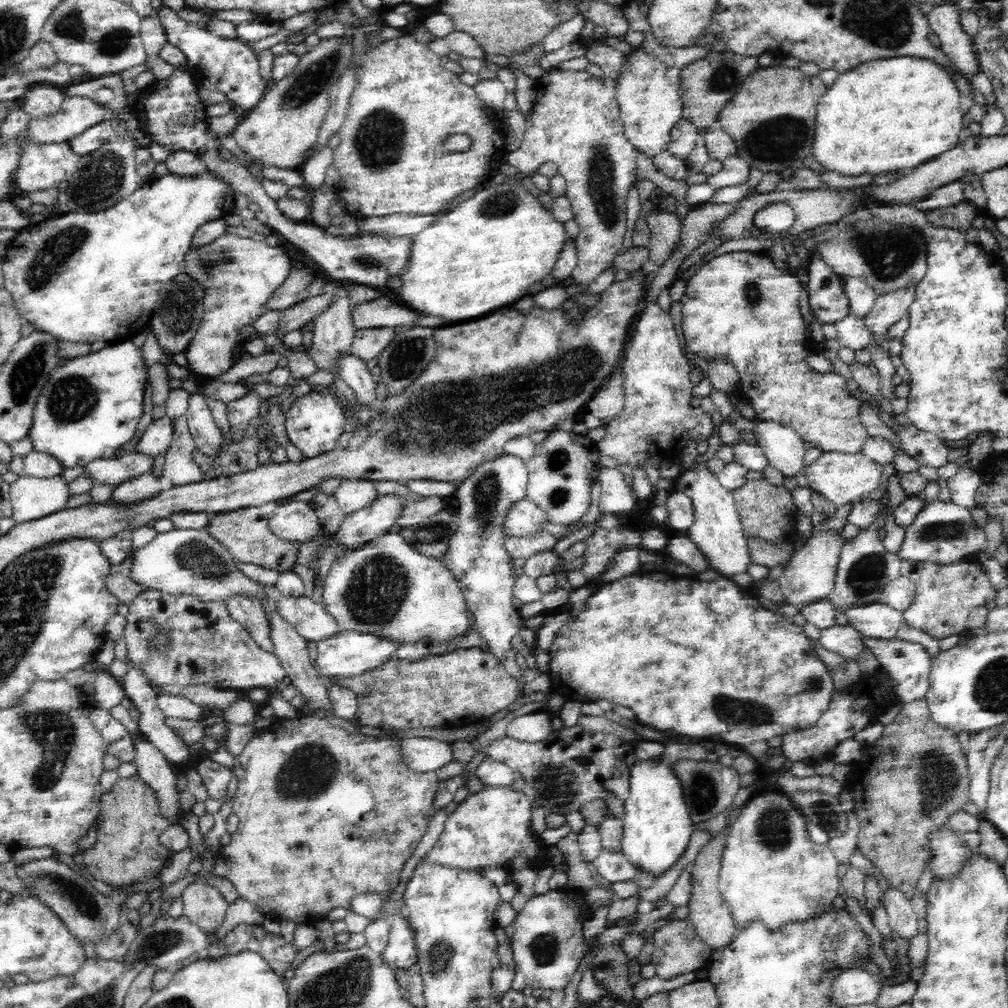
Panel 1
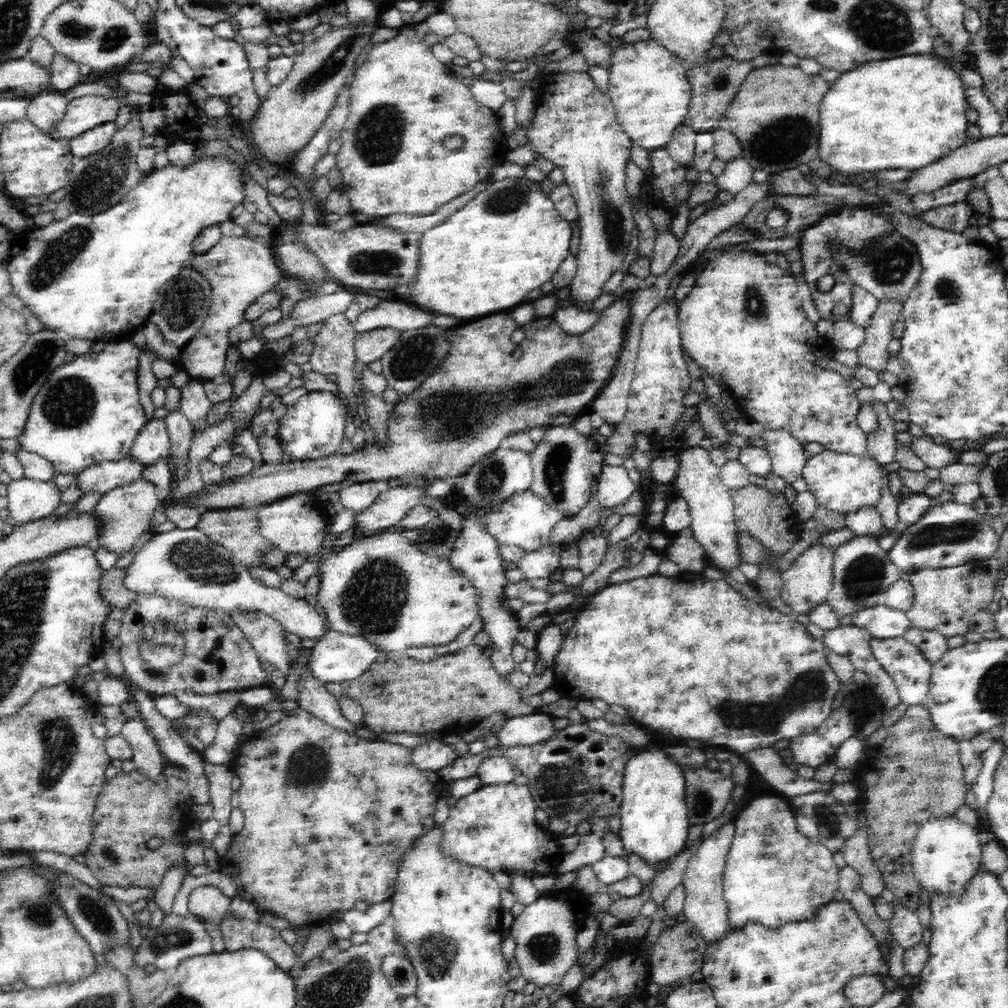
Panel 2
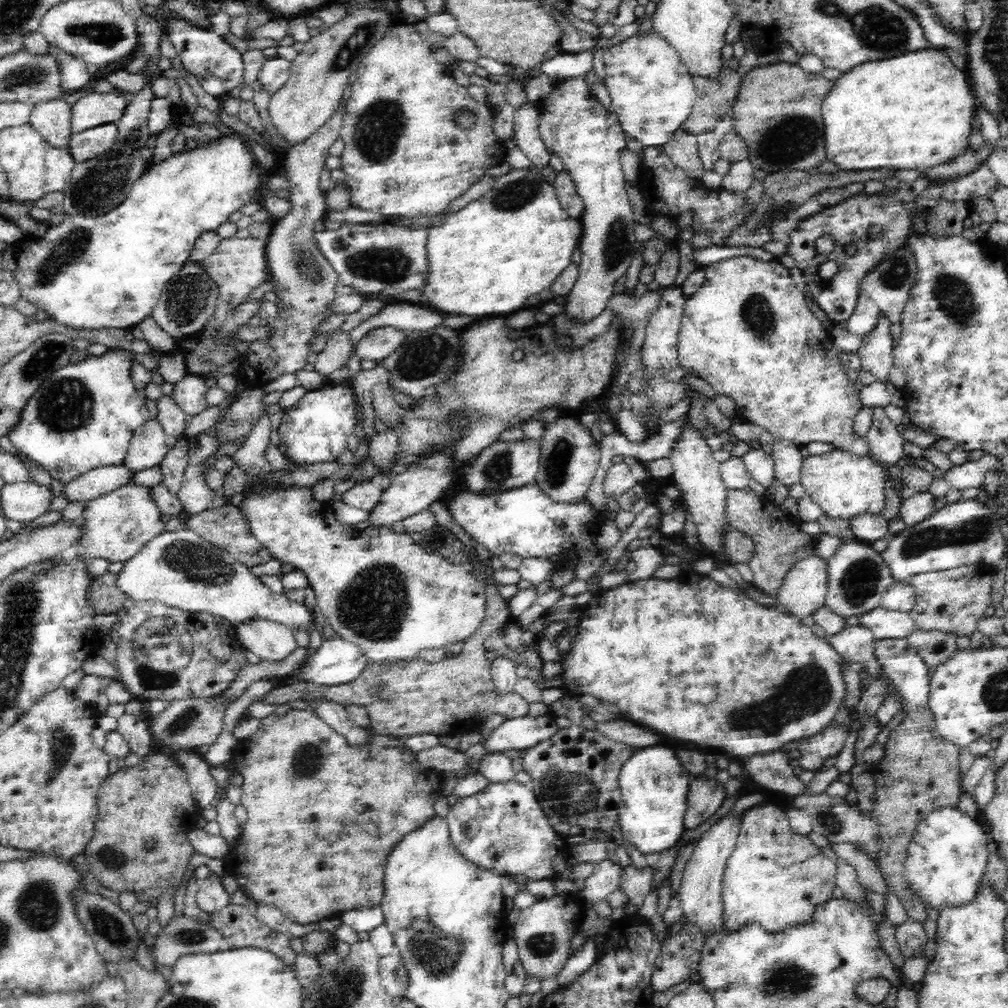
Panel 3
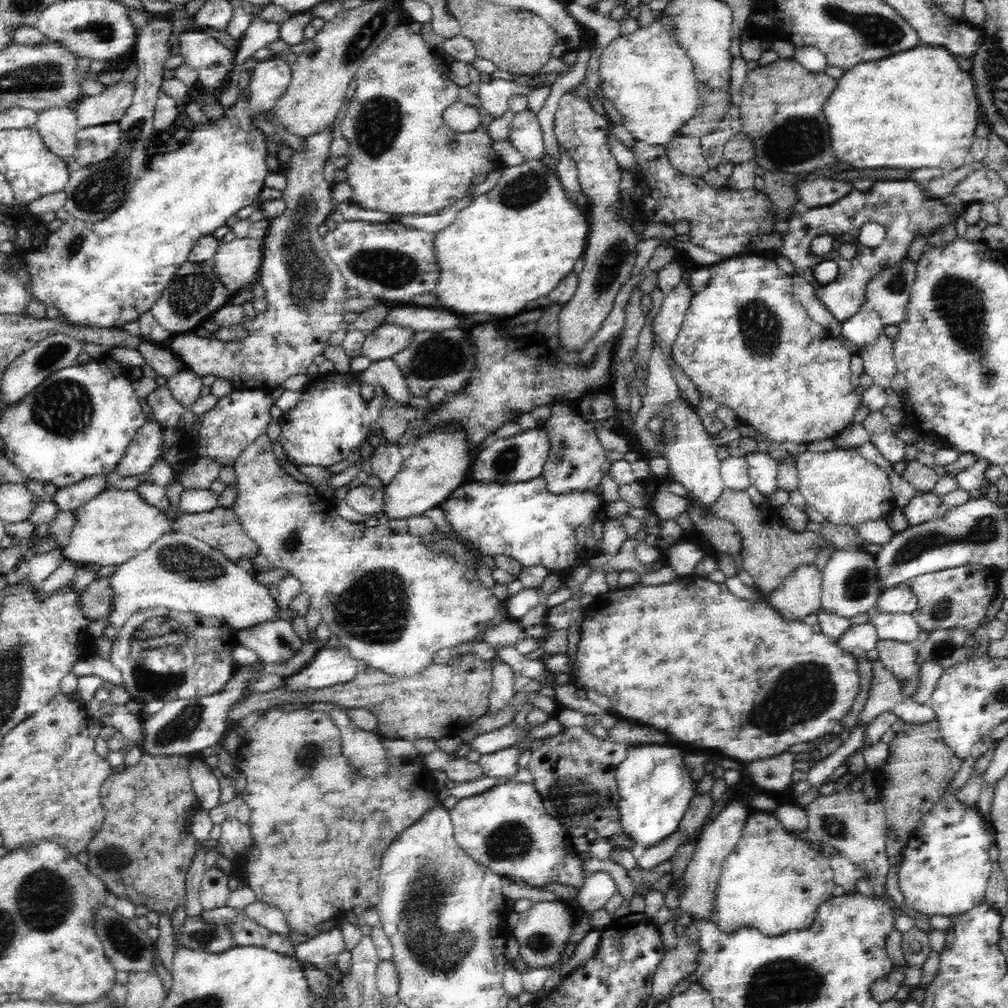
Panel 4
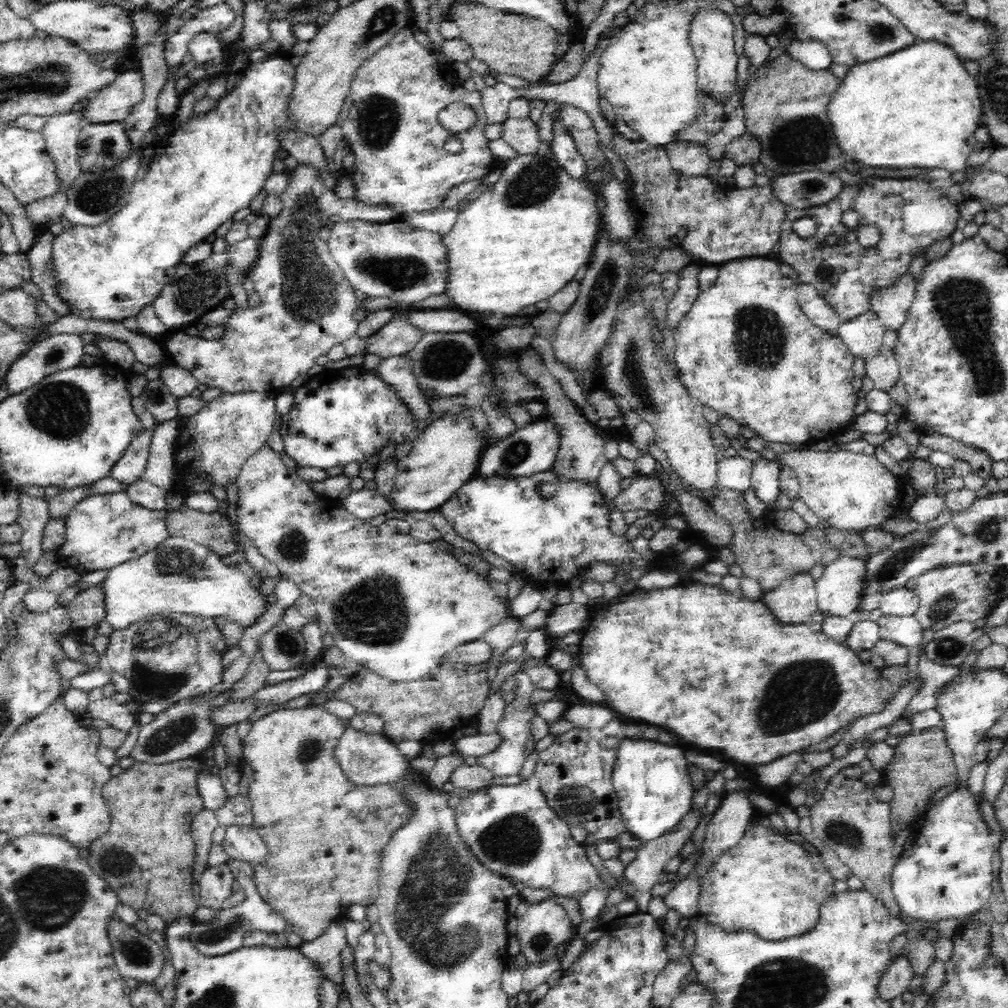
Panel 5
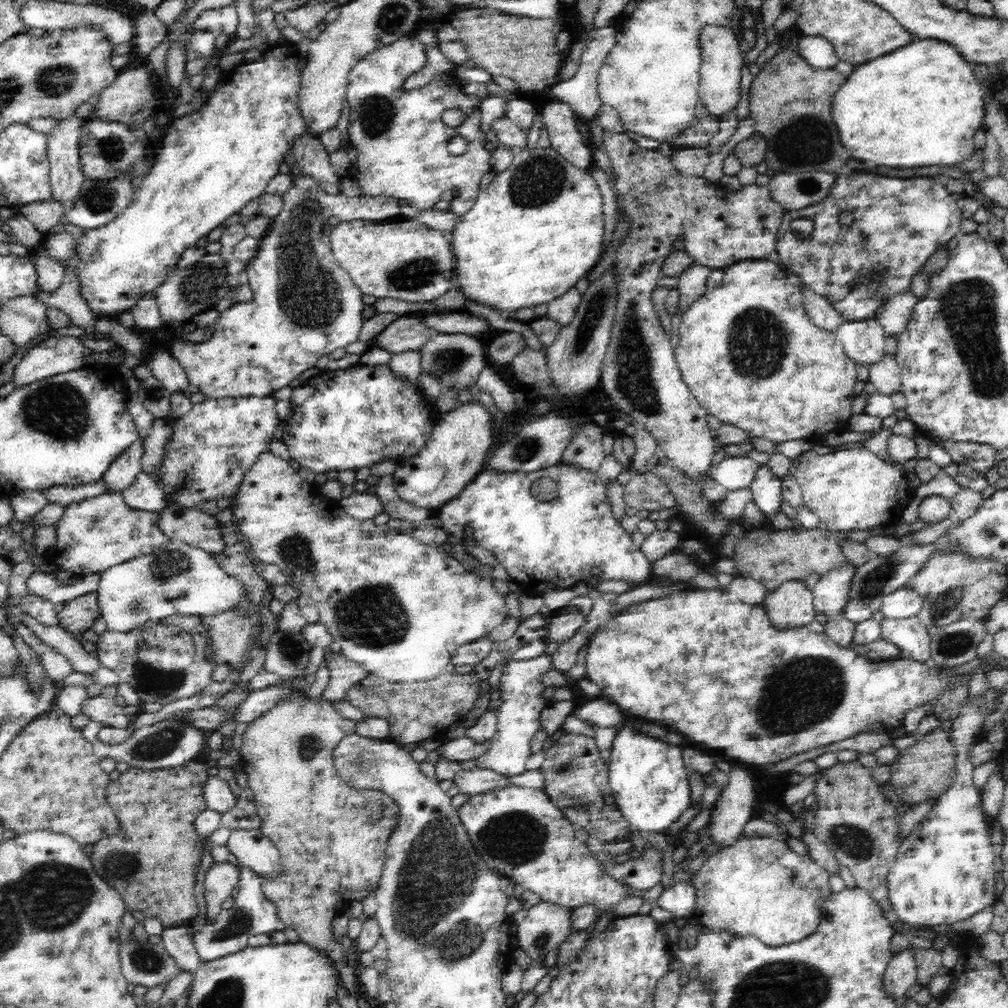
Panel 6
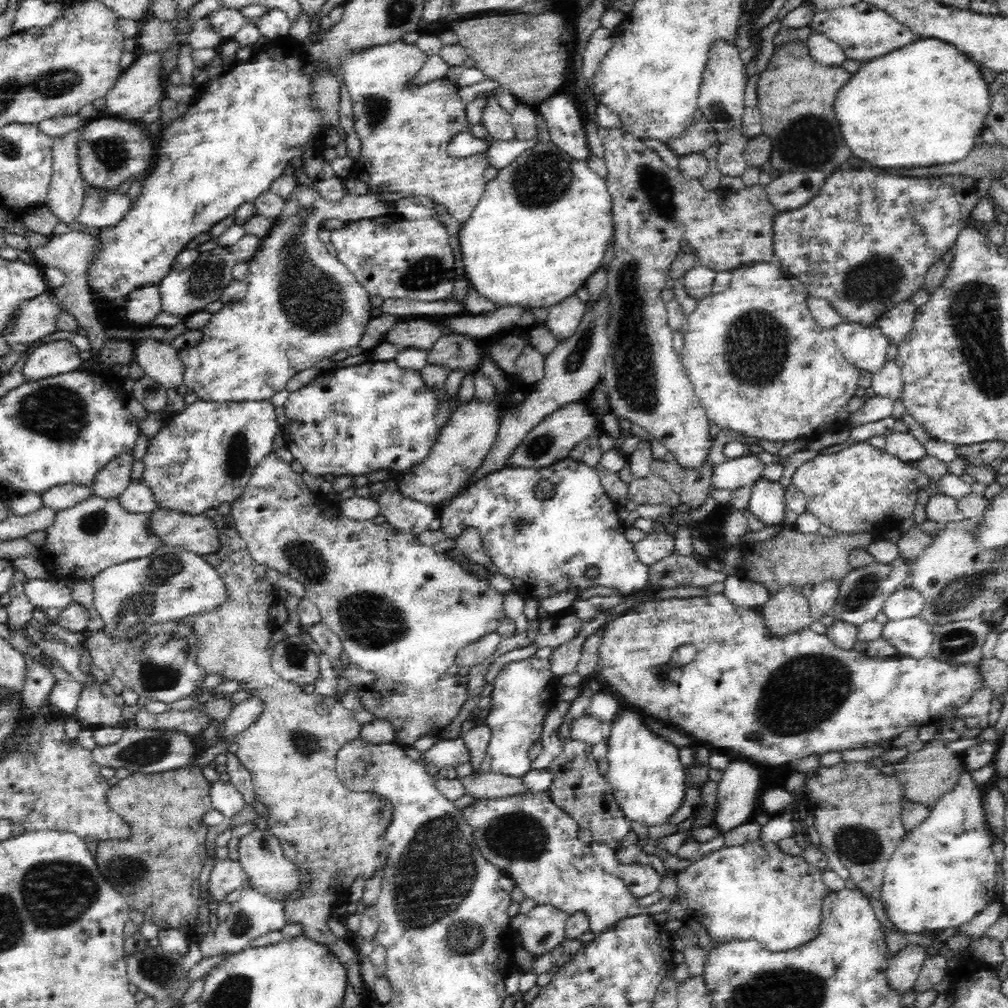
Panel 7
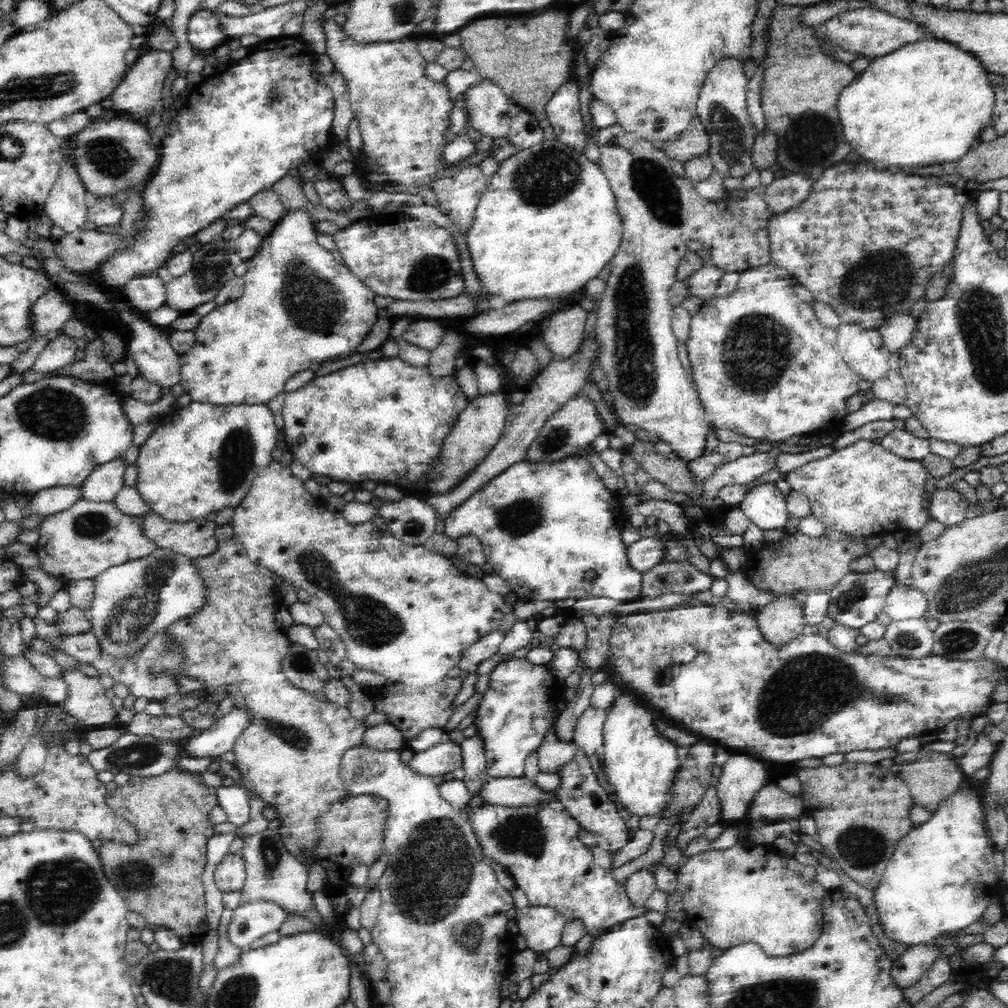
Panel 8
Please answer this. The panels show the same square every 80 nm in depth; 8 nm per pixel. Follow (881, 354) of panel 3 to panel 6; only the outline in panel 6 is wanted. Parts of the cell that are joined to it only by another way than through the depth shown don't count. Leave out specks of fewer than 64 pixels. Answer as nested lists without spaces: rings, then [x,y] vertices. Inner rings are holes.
[[[885,353],[880,362],[868,365],[869,381],[878,394],[901,392],[901,368],[895,355]]]

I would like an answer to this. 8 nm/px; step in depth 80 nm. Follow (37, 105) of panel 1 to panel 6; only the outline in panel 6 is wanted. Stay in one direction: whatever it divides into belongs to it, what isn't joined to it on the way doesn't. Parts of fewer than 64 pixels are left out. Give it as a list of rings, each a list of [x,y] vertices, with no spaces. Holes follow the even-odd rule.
[[[72,115],[69,118],[58,120],[57,124],[46,132],[48,137],[47,153],[51,169],[51,198],[59,200],[63,204],[64,213],[66,213],[68,208],[72,208],[72,204],[78,200],[82,184],[85,180],[81,170],[79,155],[81,128],[84,122],[84,118],[81,119],[76,115]]]

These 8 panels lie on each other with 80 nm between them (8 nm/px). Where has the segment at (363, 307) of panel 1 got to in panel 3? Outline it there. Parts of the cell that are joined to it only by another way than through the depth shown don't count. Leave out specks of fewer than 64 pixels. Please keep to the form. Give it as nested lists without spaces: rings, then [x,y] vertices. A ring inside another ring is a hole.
[[[400,301],[385,304],[376,315],[362,320],[356,328],[349,332],[350,344],[354,350],[347,362],[350,376],[357,375],[357,372],[362,370],[360,357],[356,354],[356,346],[358,346],[360,338],[364,338],[371,330],[383,326],[393,326],[398,330],[402,329],[407,332],[428,330],[428,328],[444,326],[444,318],[446,316],[442,316],[434,310],[428,310],[426,307],[416,306],[415,303]]]

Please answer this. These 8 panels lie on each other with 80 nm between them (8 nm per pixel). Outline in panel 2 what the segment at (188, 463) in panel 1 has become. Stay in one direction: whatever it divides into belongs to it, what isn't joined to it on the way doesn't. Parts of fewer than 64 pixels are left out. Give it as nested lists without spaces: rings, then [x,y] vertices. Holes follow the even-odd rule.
[[[180,410],[168,411],[163,418],[170,439],[170,452],[167,458],[175,458],[178,460],[179,469],[177,470],[177,481],[184,478],[187,473],[187,460],[192,437],[195,432],[192,423],[188,417]]]

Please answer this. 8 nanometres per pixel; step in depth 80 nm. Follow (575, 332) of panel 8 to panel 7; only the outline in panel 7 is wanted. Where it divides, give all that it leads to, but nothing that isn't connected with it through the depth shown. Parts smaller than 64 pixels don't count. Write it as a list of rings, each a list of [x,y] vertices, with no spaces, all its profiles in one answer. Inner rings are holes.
[[[570,294],[568,298],[564,298],[548,308],[550,320],[546,325],[558,342],[575,329],[584,314],[584,302],[576,294]]]

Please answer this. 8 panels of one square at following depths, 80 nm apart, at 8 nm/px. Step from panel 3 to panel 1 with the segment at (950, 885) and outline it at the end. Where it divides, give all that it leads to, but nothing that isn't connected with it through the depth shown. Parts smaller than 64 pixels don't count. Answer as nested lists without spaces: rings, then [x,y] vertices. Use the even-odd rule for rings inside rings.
[[[942,825],[930,836],[927,846],[930,846],[930,857],[927,865],[931,866],[933,880],[949,877],[959,871],[963,862],[974,849],[964,845],[963,833],[952,831]]]

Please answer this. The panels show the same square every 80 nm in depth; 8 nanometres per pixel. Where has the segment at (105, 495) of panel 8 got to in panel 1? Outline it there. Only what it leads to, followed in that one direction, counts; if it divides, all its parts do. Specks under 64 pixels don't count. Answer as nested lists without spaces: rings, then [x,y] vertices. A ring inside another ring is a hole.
[[[164,415],[158,420],[154,419],[140,436],[135,452],[154,457],[164,455],[169,449],[173,432],[173,418]]]

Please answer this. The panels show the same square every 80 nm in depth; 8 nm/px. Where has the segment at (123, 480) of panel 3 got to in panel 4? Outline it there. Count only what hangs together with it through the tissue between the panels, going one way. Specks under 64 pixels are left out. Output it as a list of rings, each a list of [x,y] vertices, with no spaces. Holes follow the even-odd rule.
[[[113,471],[106,472],[106,474],[96,474],[96,476],[90,476],[90,478],[80,480],[80,482],[74,482],[74,484],[58,488],[53,498],[53,501],[57,504],[58,511],[74,511],[79,506],[92,500],[92,497],[110,489],[110,473],[116,472]]]

